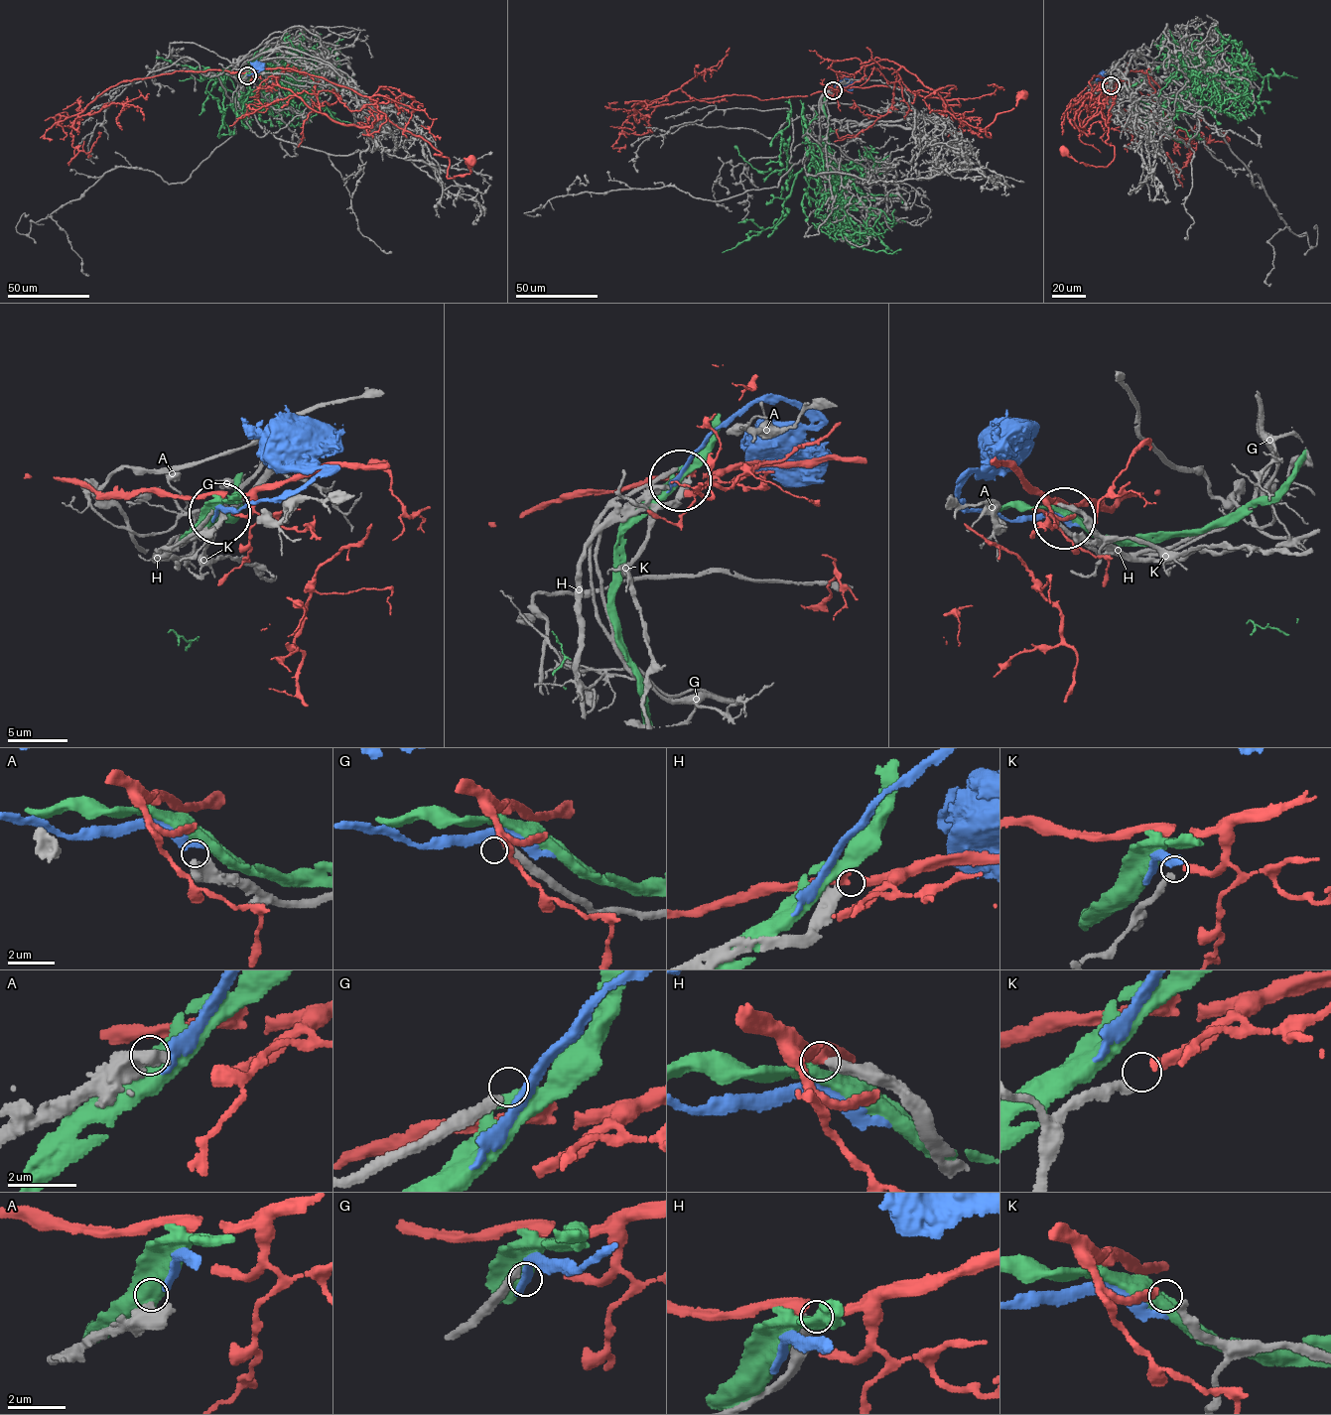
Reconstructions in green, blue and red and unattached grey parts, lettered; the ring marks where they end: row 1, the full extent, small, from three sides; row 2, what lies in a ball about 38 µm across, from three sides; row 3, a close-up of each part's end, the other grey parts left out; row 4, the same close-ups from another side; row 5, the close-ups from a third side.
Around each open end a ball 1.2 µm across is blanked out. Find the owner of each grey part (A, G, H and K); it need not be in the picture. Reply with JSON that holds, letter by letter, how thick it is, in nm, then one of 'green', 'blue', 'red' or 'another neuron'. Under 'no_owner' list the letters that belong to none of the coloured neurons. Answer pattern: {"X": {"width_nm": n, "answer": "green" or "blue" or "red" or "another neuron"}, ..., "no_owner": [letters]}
{"A": {"width_nm": 480, "answer": "blue"}, "G": {"width_nm": 300, "answer": "another neuron"}, "H": {"width_nm": 500, "answer": "another neuron"}, "K": {"width_nm": 280, "answer": "red"}, "no_owner": ["G", "H"]}

